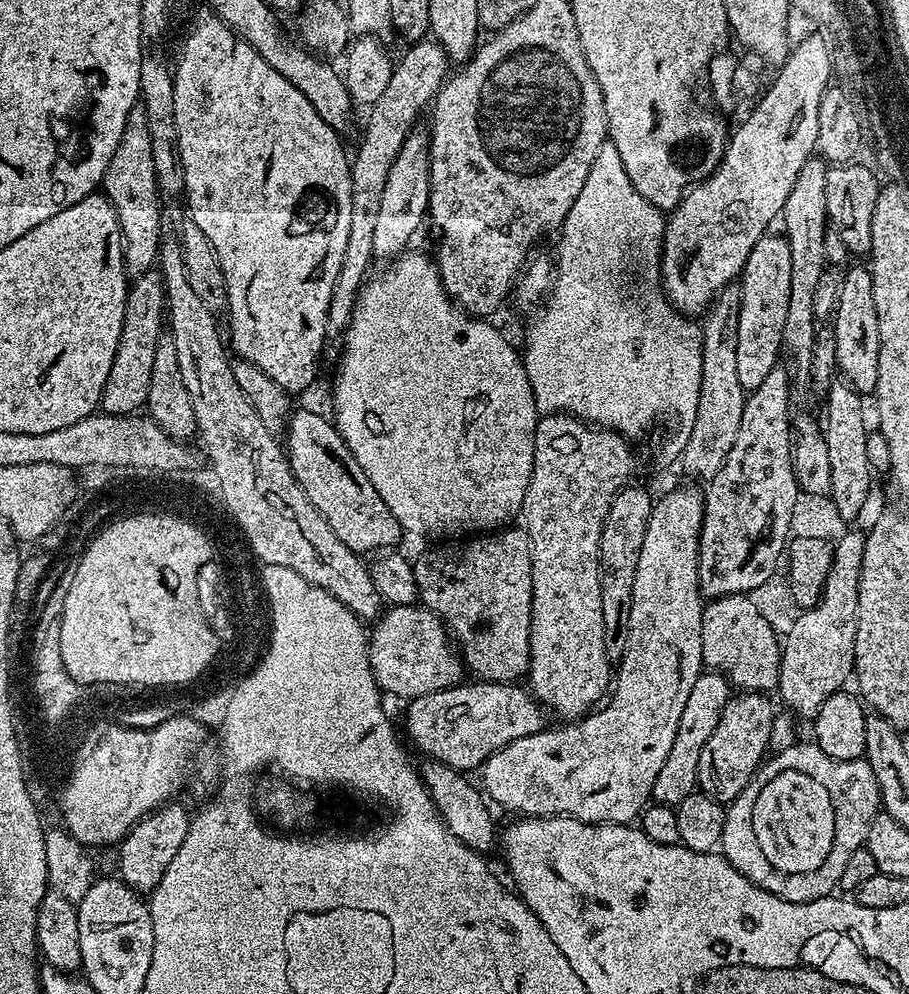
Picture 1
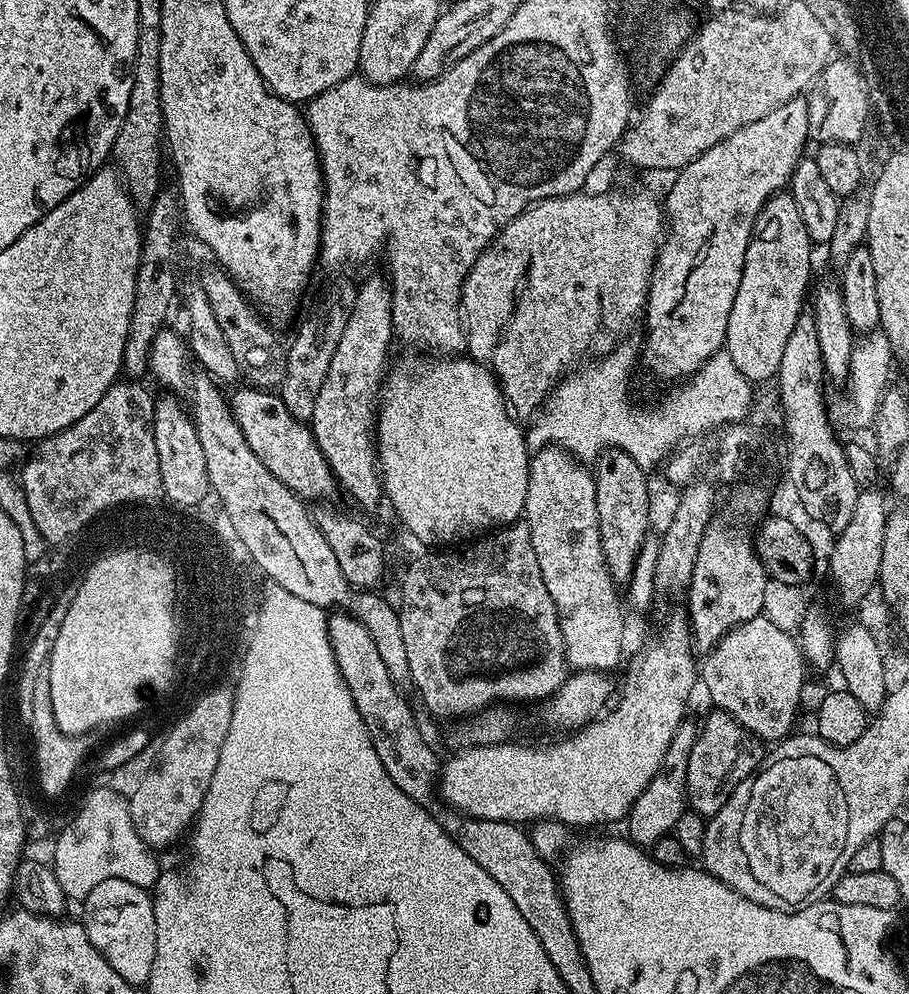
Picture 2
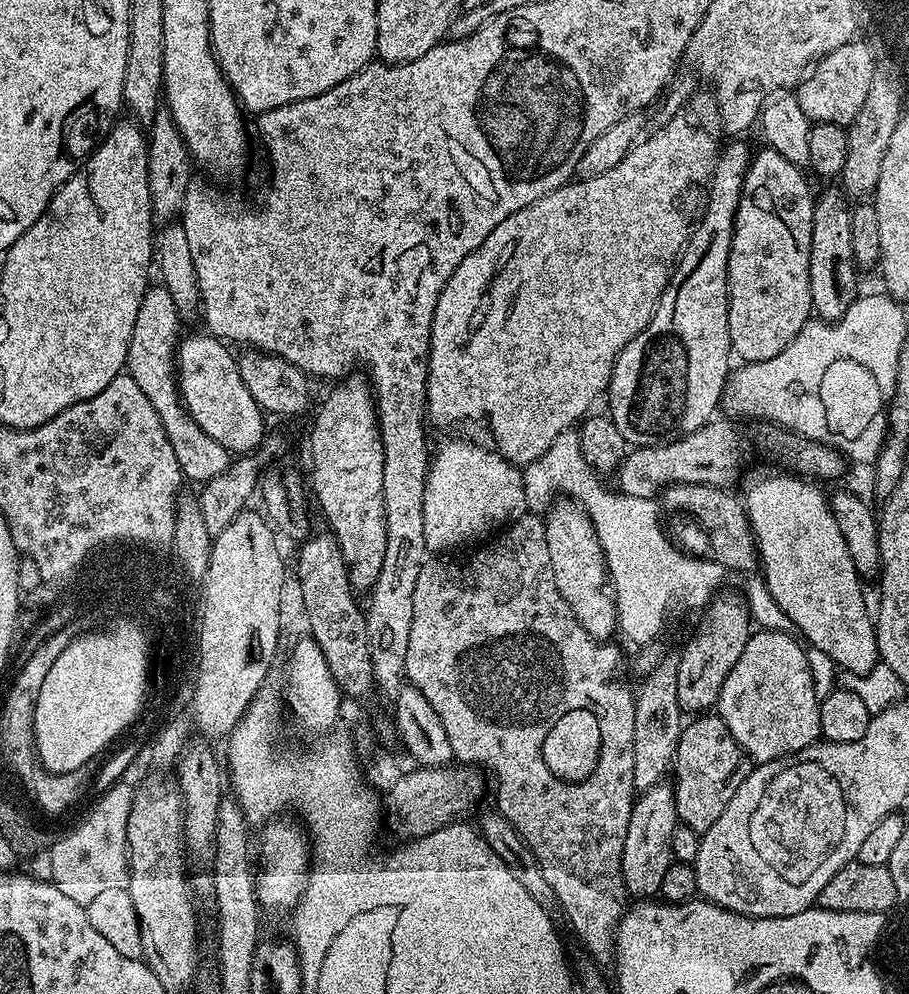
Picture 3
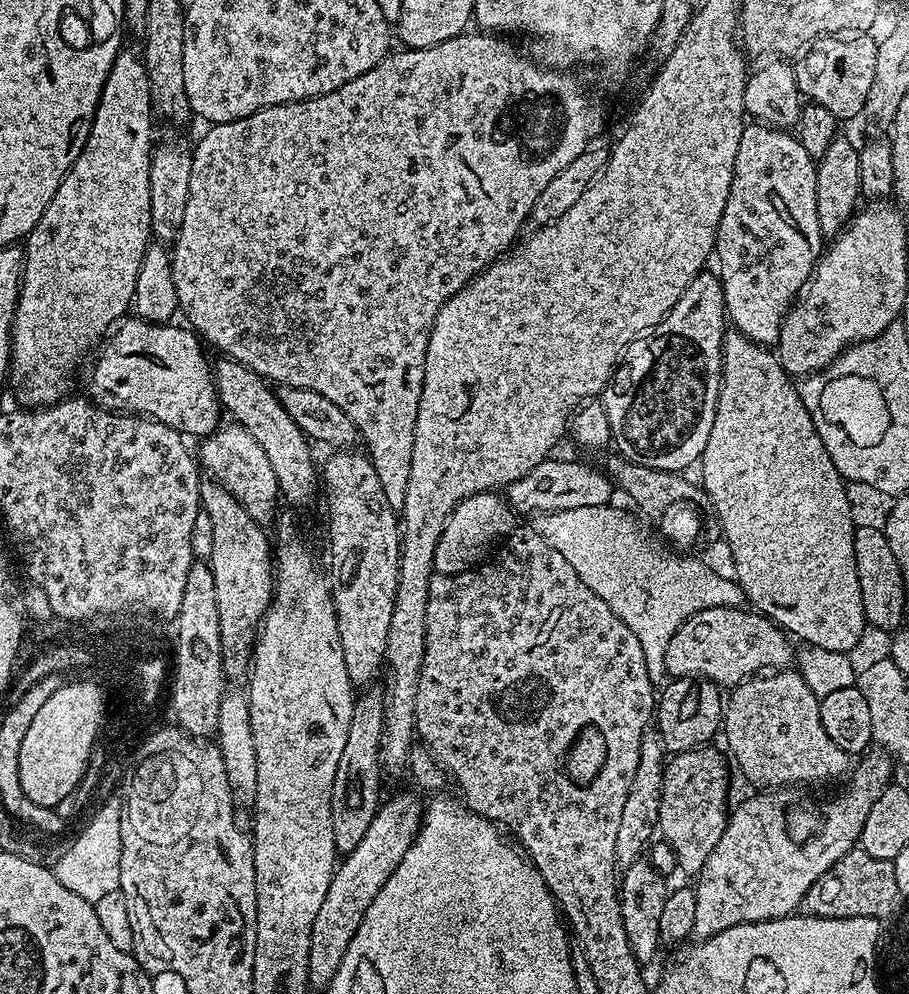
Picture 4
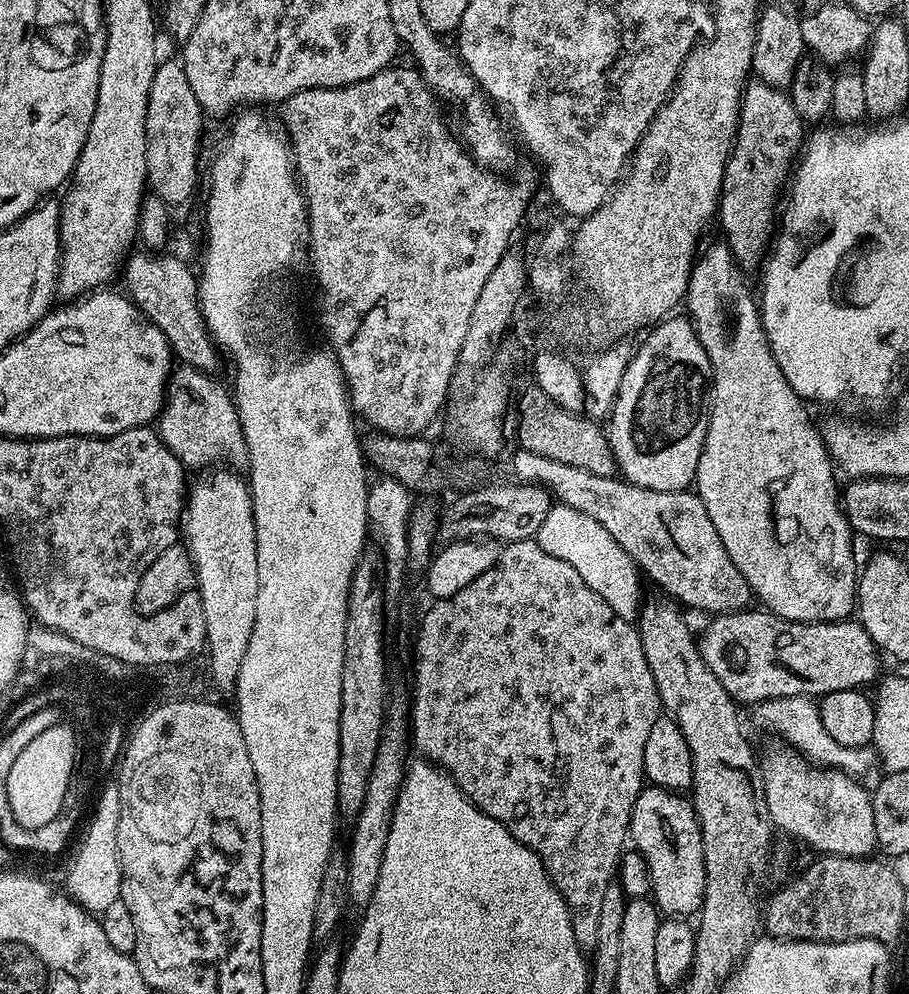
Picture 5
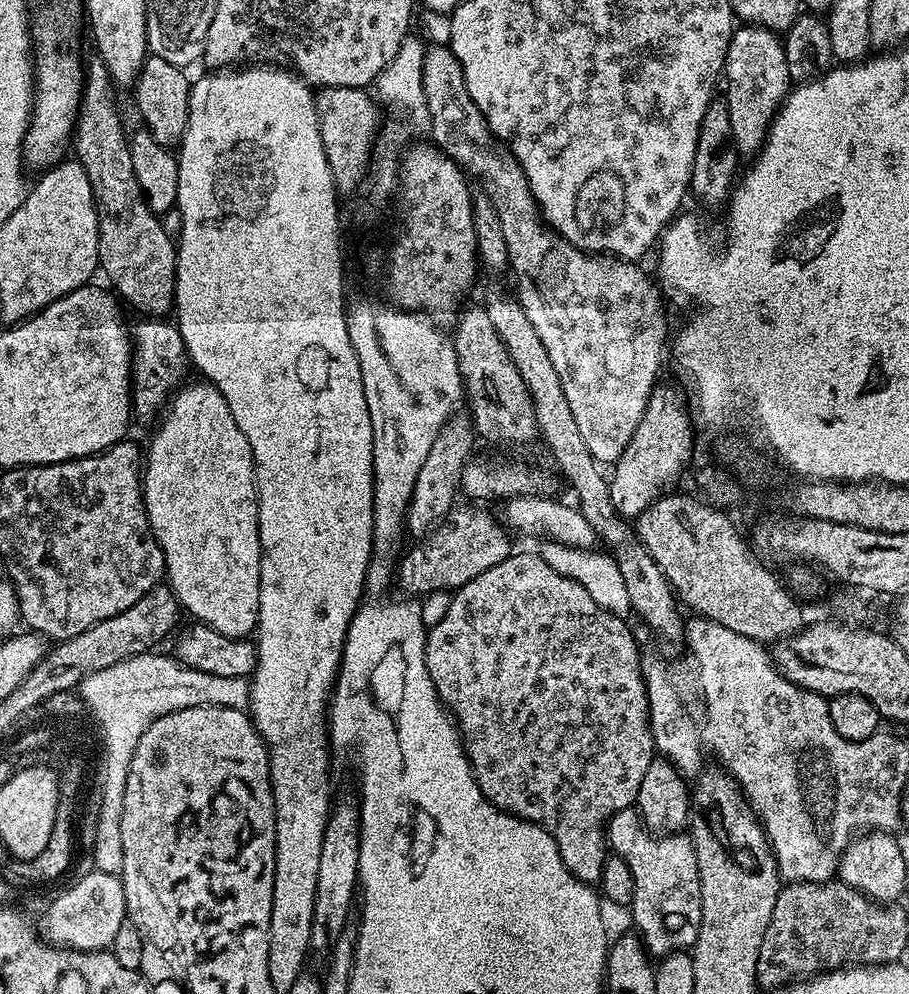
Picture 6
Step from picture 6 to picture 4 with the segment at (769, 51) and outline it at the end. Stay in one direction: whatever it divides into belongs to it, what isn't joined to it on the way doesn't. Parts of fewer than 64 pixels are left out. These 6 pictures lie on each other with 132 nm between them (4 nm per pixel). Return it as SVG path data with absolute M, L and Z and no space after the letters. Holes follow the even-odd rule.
M752 122L747 125L742 134L742 142L738 142L738 158L734 158L734 178L730 186L730 194L726 198L726 210L722 214L722 222L716 231L715 259L720 259L718 267L718 279L724 286L724 310L731 327L741 332L747 340L756 344L772 346L780 339L780 327L784 324L786 314L802 286L812 274L813 267L822 255L822 237L818 226L818 198L816 197L816 166L817 161L810 154L806 154L806 146L802 146L799 136L783 128L772 128L769 124Z

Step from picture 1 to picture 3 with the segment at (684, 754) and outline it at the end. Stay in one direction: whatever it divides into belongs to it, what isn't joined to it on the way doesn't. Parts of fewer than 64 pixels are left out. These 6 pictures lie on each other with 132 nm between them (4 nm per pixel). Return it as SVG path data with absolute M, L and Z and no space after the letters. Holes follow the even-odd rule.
M671 783L650 786L633 799L630 826L626 826L626 846L622 850L624 890L629 897L652 898L659 893L662 878L674 862L672 835L677 826L676 790Z

